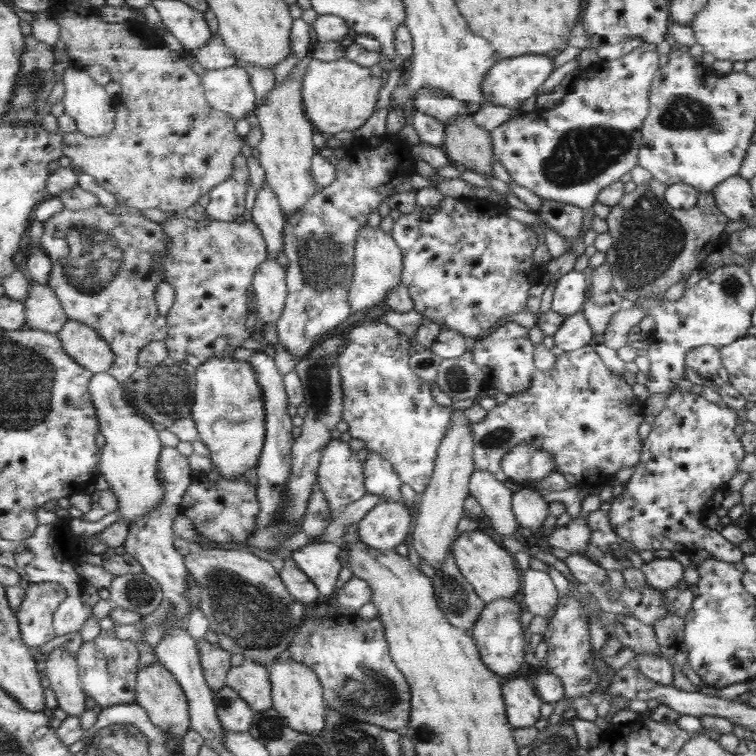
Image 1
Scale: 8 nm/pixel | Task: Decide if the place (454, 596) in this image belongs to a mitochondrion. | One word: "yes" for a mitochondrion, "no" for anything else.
yes

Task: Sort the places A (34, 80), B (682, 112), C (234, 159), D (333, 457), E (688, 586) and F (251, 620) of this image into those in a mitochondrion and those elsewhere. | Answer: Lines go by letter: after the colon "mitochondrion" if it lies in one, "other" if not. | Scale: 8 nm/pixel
A: mitochondrion
B: mitochondrion
C: other
D: other
E: other
F: mitochondrion

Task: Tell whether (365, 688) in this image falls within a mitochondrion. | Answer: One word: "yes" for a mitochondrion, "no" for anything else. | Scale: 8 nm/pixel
yes

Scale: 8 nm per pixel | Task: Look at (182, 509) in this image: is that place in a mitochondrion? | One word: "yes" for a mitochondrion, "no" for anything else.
no

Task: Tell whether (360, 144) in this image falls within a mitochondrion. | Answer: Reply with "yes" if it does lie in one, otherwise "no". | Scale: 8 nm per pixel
no

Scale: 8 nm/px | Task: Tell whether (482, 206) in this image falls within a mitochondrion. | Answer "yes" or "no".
no

